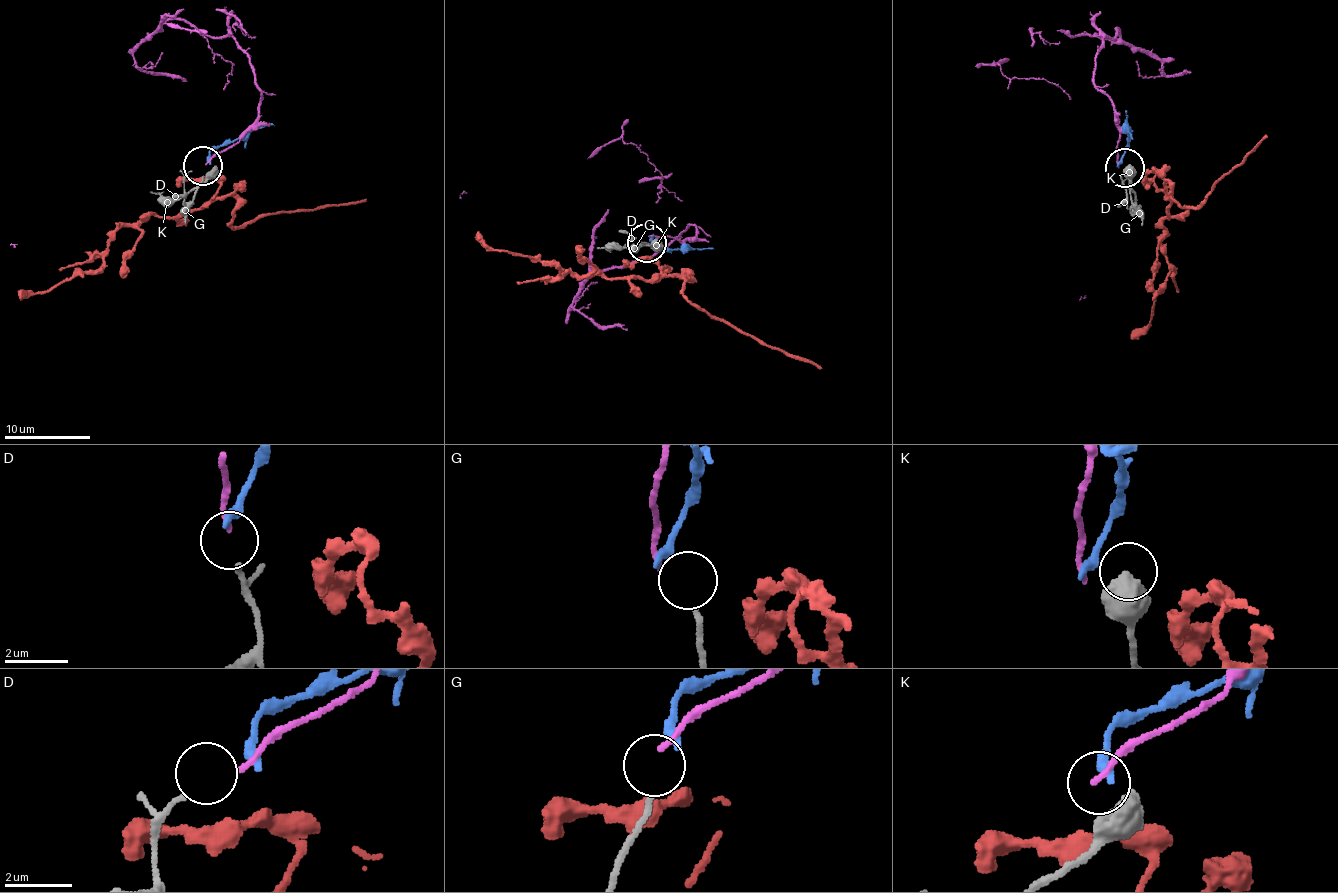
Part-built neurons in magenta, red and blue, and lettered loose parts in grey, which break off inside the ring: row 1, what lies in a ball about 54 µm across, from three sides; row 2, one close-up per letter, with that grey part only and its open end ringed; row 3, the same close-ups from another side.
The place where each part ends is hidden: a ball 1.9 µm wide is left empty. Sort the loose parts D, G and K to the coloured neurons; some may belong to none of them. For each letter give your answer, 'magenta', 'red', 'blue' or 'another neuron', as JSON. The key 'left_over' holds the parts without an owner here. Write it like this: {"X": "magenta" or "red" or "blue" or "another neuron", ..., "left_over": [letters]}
{"D": "magenta", "G": "another neuron", "K": "another neuron", "left_over": ["G", "K"]}

